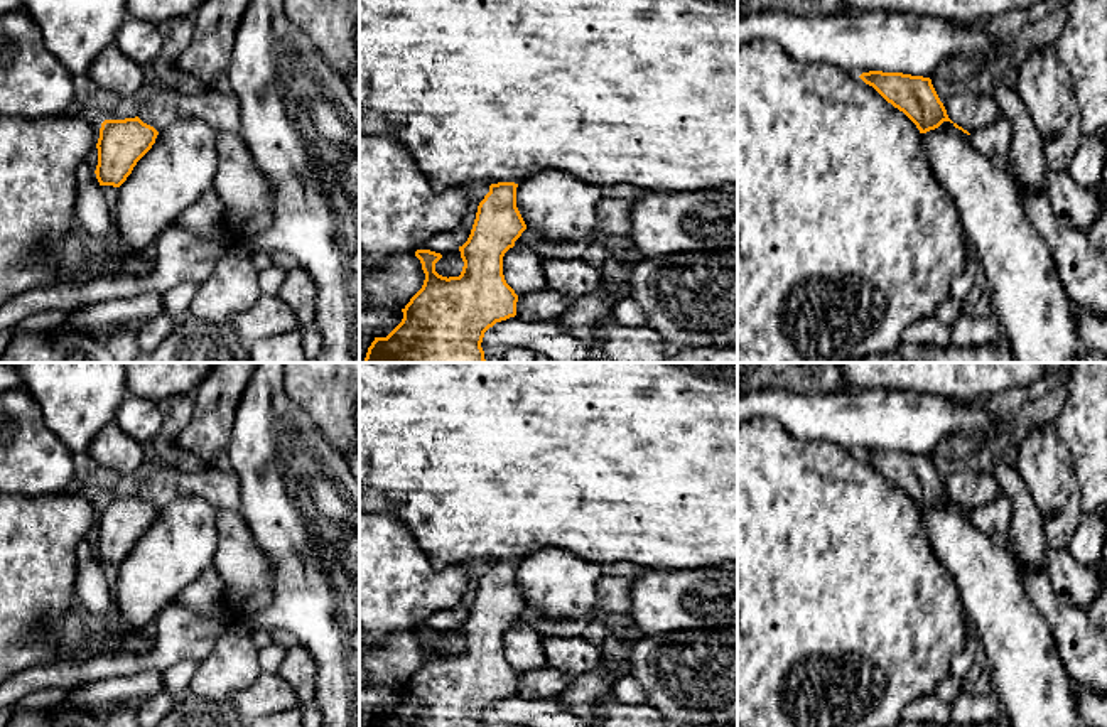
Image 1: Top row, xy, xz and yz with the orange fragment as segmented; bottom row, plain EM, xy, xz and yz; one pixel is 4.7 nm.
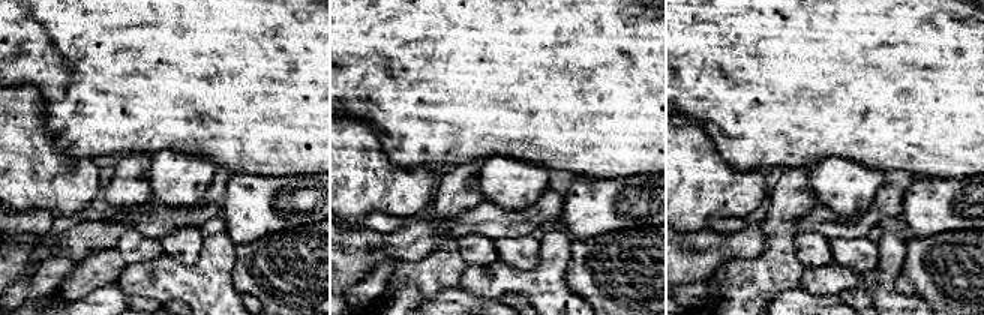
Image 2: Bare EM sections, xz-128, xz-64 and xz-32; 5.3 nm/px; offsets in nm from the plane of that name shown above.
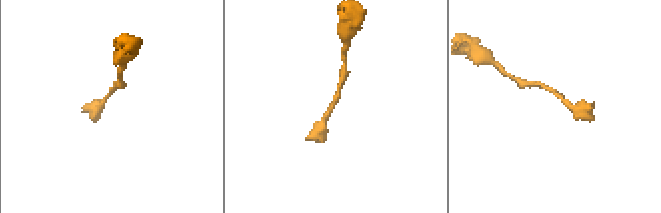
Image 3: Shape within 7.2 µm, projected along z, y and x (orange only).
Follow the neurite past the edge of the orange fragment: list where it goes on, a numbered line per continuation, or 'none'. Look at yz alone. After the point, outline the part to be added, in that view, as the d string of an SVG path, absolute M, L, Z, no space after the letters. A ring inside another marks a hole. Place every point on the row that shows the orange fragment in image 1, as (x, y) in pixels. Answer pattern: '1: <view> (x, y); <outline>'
none

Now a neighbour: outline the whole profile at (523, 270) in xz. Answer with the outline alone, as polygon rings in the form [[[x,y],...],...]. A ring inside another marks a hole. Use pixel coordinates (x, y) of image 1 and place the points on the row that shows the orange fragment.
[[[513,246],[505,253],[503,275],[518,297],[547,287],[543,258],[523,246]]]

